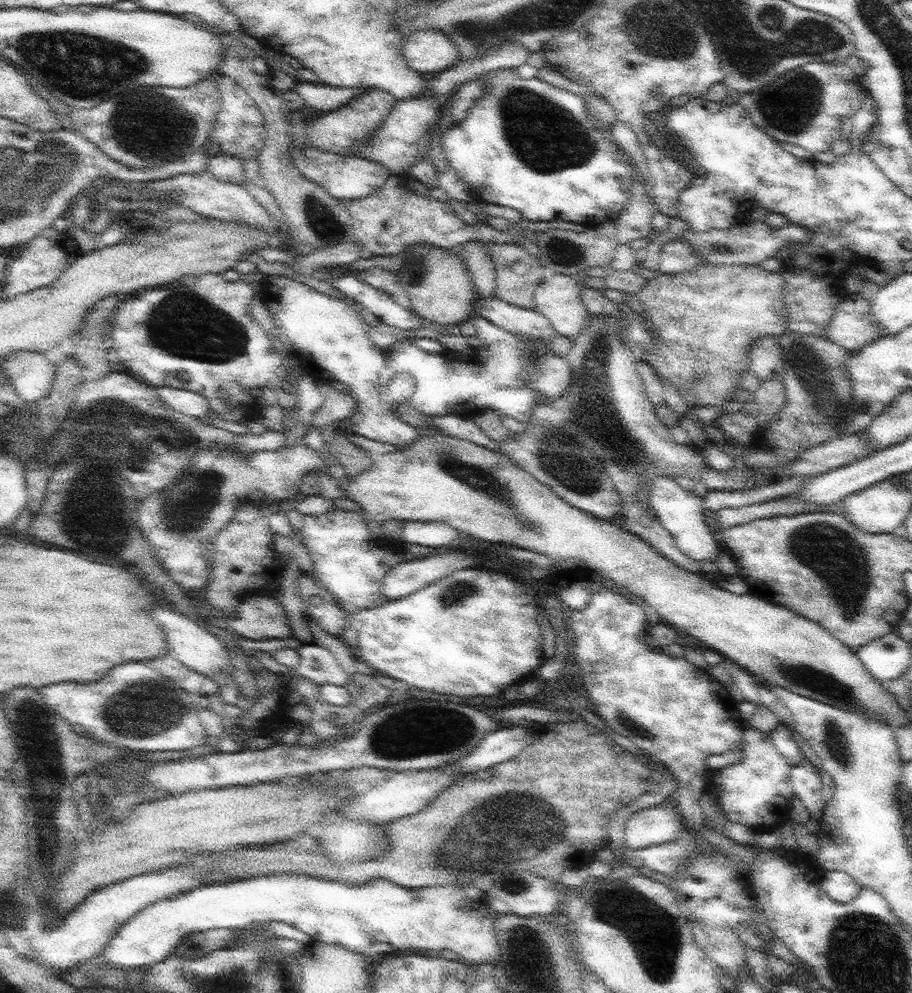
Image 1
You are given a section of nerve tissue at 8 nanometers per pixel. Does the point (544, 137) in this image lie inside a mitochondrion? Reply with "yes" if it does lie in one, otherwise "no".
yes

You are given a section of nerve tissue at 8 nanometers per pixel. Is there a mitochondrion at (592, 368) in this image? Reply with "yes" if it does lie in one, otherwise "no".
yes

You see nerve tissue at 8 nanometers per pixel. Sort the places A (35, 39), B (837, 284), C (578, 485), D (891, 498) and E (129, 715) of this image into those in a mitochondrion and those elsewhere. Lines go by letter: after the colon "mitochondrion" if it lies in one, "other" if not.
A: mitochondrion
B: other
C: mitochondrion
D: other
E: mitochondrion

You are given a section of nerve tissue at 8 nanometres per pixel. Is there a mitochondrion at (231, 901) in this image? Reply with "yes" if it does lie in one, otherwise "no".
no

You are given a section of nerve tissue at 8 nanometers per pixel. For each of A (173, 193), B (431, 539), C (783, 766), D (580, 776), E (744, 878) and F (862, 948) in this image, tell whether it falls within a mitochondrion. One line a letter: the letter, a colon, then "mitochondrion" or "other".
A: mitochondrion
B: other
C: other
D: other
E: other
F: mitochondrion

